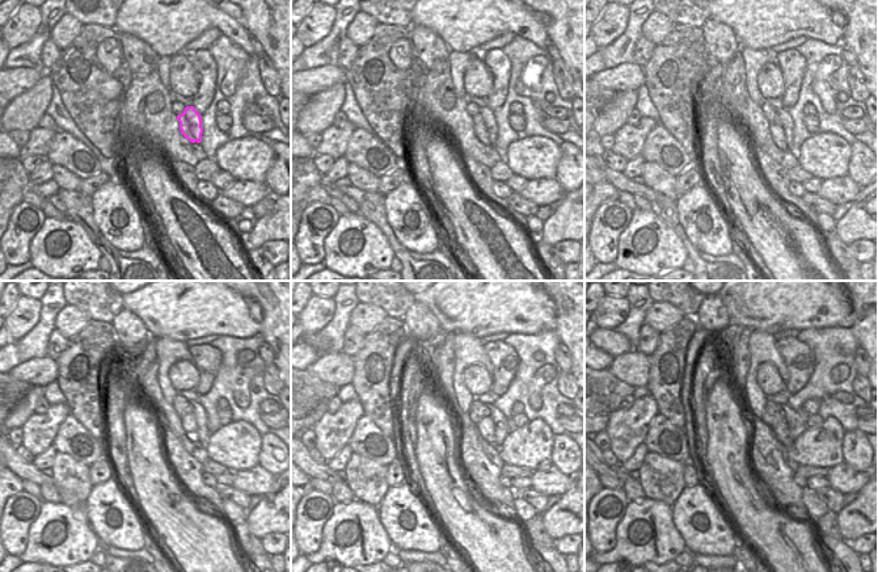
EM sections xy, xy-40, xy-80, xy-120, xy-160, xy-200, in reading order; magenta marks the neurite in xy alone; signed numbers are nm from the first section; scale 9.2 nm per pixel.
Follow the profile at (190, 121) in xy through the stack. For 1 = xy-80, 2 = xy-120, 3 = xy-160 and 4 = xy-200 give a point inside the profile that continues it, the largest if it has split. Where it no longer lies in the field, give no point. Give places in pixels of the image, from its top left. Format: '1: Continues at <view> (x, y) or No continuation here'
1: Continues at xy-80 (781, 126)
2: Continues at xy-120 (194, 424)
3: Continues at xy-160 (494, 428)
4: Continues at xy-200 (788, 427).

